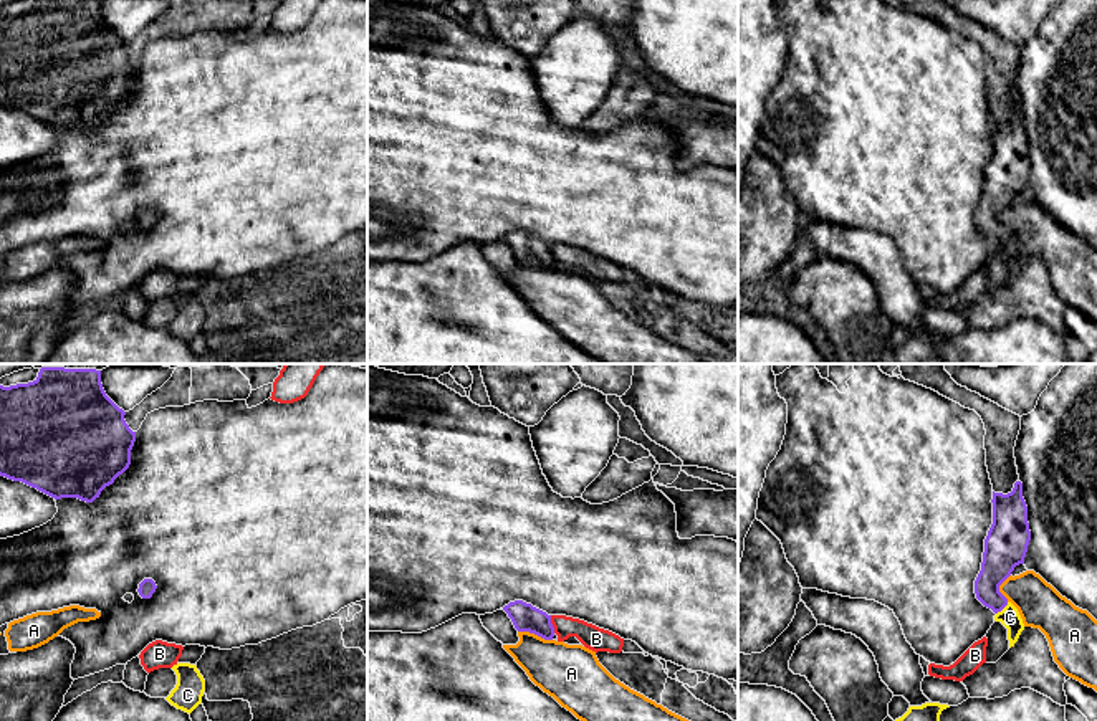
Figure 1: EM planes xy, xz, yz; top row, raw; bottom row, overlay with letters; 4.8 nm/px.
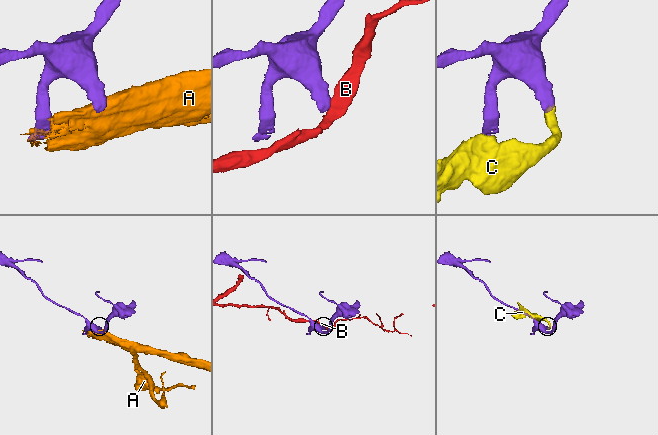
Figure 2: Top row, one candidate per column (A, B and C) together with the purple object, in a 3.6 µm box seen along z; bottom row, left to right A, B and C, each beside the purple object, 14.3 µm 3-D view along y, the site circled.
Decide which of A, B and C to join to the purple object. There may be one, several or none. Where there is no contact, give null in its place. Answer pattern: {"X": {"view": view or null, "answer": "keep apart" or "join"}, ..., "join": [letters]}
{"A": {"view": "xz", "answer": "keep apart"}, "B": {"view": "xz", "answer": "keep apart"}, "C": {"view": "yz", "answer": "join"}, "join": ["C"]}

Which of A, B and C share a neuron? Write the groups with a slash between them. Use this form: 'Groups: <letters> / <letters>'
Groups: A / B / C

